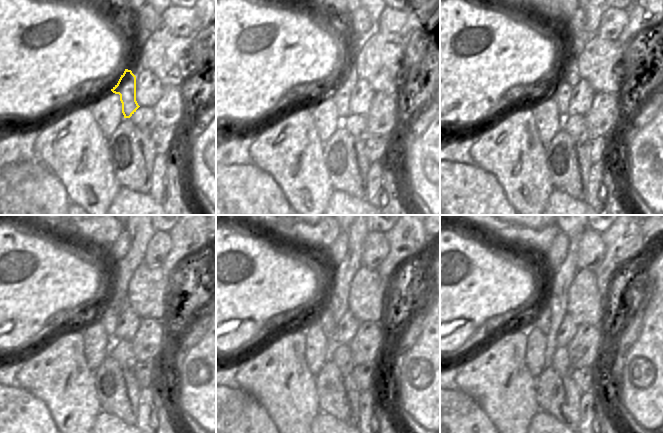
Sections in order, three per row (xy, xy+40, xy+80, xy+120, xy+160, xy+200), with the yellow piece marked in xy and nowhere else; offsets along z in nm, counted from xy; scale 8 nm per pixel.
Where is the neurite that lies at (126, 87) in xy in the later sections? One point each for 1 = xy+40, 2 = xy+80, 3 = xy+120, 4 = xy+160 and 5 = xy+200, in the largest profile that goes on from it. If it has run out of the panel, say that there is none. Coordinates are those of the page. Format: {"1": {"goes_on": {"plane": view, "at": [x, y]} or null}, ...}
{"1": {"goes_on": {"plane": "xy+40", "at": [340, 92]}}, "2": {"goes_on": {"plane": "xy+80", "at": [561, 90]}}, "3": {"goes_on": {"plane": "xy+120", "at": [112, 307]}}, "4": {"goes_on": {"plane": "xy+160", "at": [328, 319]}}, "5": {"goes_on": {"plane": "xy+200", "at": [543, 318]}}}

